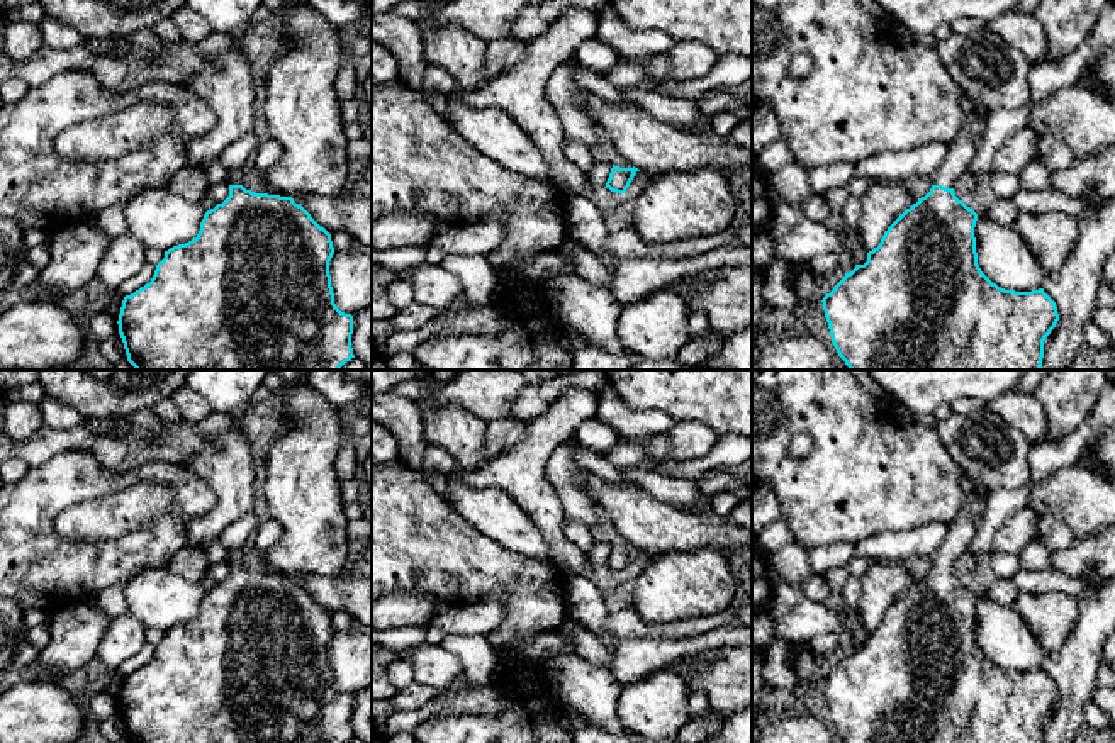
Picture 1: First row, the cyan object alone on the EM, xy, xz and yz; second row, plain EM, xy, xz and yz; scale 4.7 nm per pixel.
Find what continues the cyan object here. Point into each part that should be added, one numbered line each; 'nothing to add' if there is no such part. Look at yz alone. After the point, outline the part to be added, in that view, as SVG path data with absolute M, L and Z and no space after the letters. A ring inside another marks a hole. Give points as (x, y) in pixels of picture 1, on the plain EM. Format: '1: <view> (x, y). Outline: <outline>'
1: yz (966, 525). Outline: M961 472L959 483L962 489L961 511L949 526L947 536L932 555L932 565L942 565L945 568L954 568L955 561L964 556L986 512L986 500L978 499L979 485L964 472Z

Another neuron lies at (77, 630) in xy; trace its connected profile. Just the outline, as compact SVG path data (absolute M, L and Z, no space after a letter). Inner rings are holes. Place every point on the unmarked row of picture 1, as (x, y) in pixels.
M88 601L58 609L49 617L51 640L25 670L27 682L61 682L95 656L114 617L98 612Z

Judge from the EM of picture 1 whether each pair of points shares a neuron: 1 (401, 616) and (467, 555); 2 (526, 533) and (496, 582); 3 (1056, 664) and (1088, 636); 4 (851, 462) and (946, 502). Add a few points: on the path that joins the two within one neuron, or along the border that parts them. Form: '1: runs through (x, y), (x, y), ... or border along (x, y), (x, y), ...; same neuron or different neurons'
1: border along (389, 594), (426, 594), (450, 608); different neurons
2: border along (479, 531), (516, 553), (552, 564); different neurons
3: runs through (1064, 660), (1080, 645); same neuron
4: runs through (874, 475), (903, 477), (922, 486); same neuron

